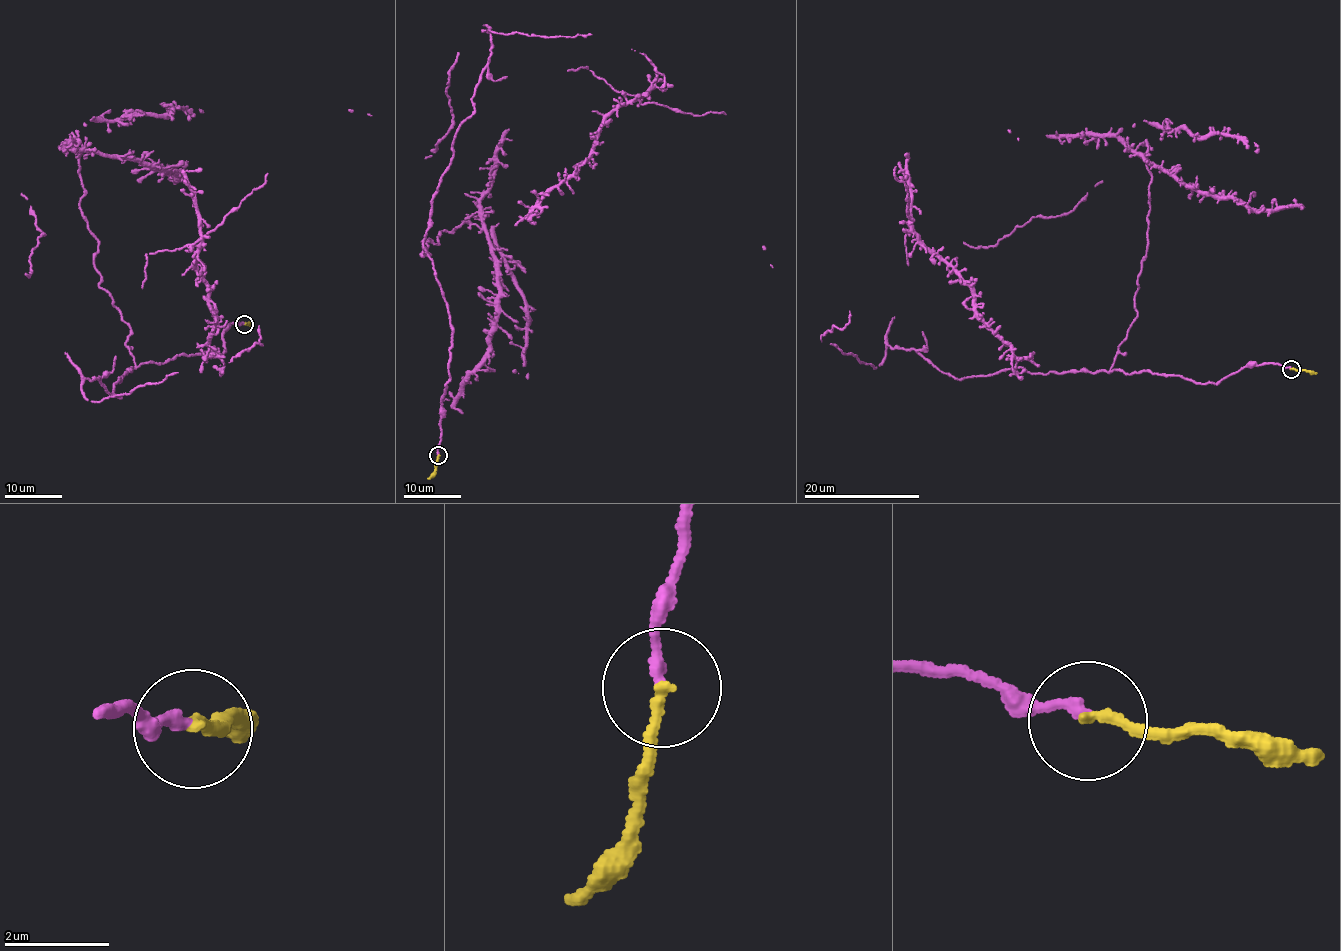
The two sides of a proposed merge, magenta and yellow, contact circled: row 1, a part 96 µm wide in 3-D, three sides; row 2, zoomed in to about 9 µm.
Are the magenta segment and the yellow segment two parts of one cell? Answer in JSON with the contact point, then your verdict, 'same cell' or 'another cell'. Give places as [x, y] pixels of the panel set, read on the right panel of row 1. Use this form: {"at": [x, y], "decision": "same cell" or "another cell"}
{"at": [1291, 369], "decision": "same cell"}

